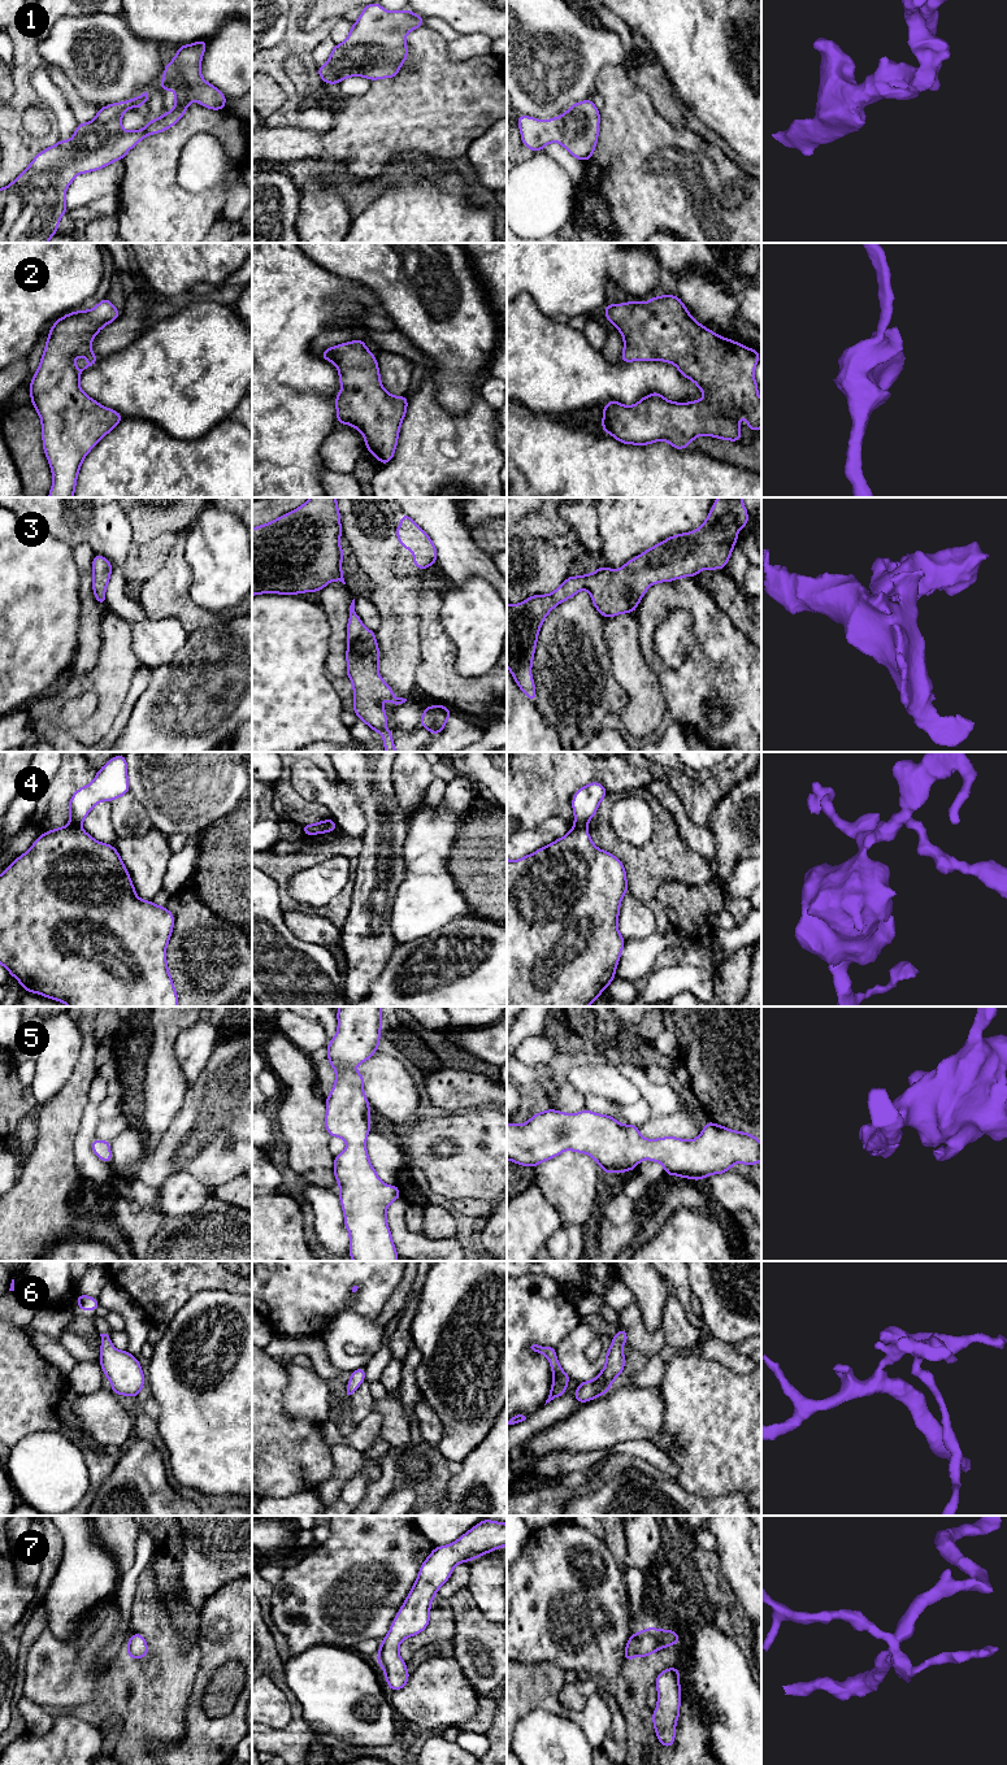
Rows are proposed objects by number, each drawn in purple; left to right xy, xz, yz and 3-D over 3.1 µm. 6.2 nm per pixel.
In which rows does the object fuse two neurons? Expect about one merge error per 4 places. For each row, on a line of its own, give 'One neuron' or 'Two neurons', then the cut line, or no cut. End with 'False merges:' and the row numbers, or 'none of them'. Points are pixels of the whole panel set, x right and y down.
1: One neuron. No split
2: One neuron. No split
3: One neuron. No split
4: Two neurons. Split along yz (574, 825), (585, 826)
5: One neuron. No split
6: One neuron. No split
7: One neuron. No split
False merges: 4

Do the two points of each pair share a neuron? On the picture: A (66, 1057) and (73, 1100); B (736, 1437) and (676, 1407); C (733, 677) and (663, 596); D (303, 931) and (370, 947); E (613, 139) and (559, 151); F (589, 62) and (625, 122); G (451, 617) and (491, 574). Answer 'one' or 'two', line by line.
A: two
B: one
C: one
D: two
E: two
F: two
G: two

